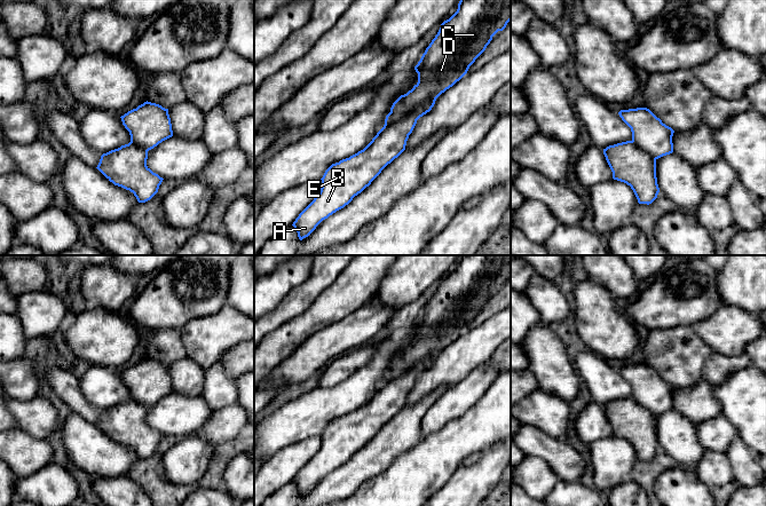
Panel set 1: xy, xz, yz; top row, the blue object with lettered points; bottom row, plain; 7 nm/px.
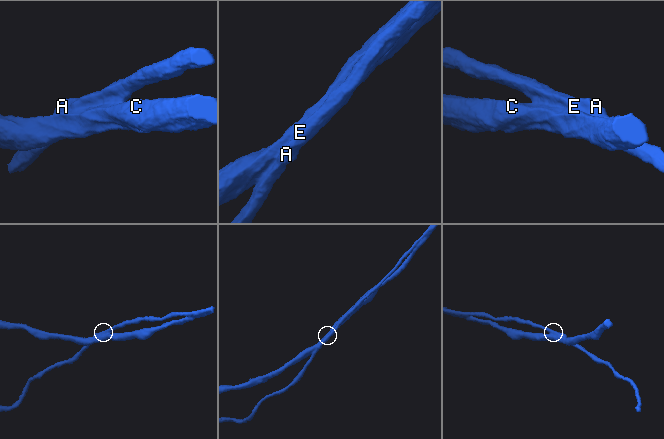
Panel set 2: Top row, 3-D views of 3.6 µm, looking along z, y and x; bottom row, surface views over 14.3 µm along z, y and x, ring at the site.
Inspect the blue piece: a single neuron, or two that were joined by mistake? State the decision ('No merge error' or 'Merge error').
Merge error

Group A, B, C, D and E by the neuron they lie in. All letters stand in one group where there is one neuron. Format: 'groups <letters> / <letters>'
groups A B E / C D

